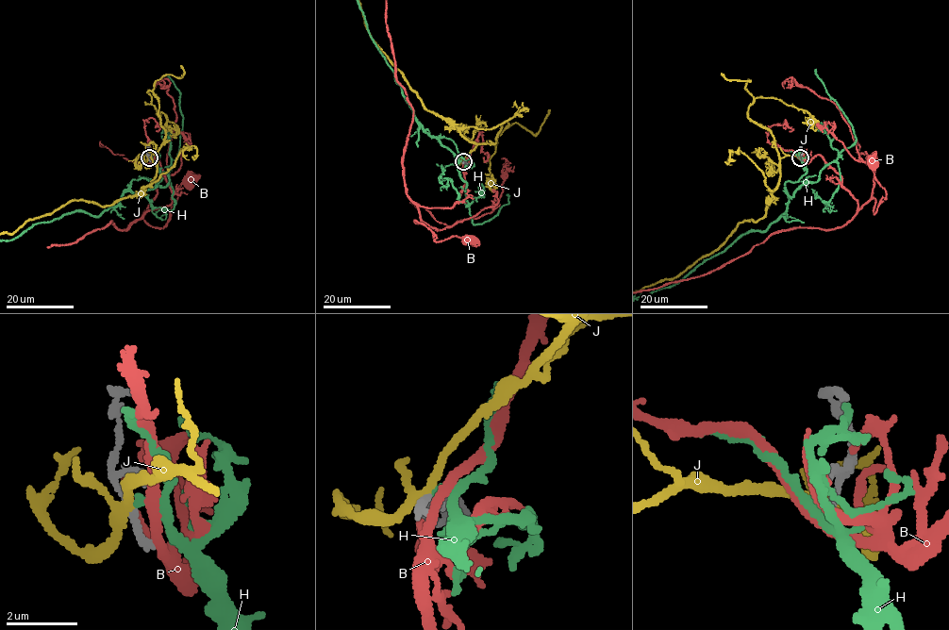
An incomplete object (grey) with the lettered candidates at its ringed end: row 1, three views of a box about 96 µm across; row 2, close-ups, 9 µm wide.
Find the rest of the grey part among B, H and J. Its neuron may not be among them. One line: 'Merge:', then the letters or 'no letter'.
Merge: H

